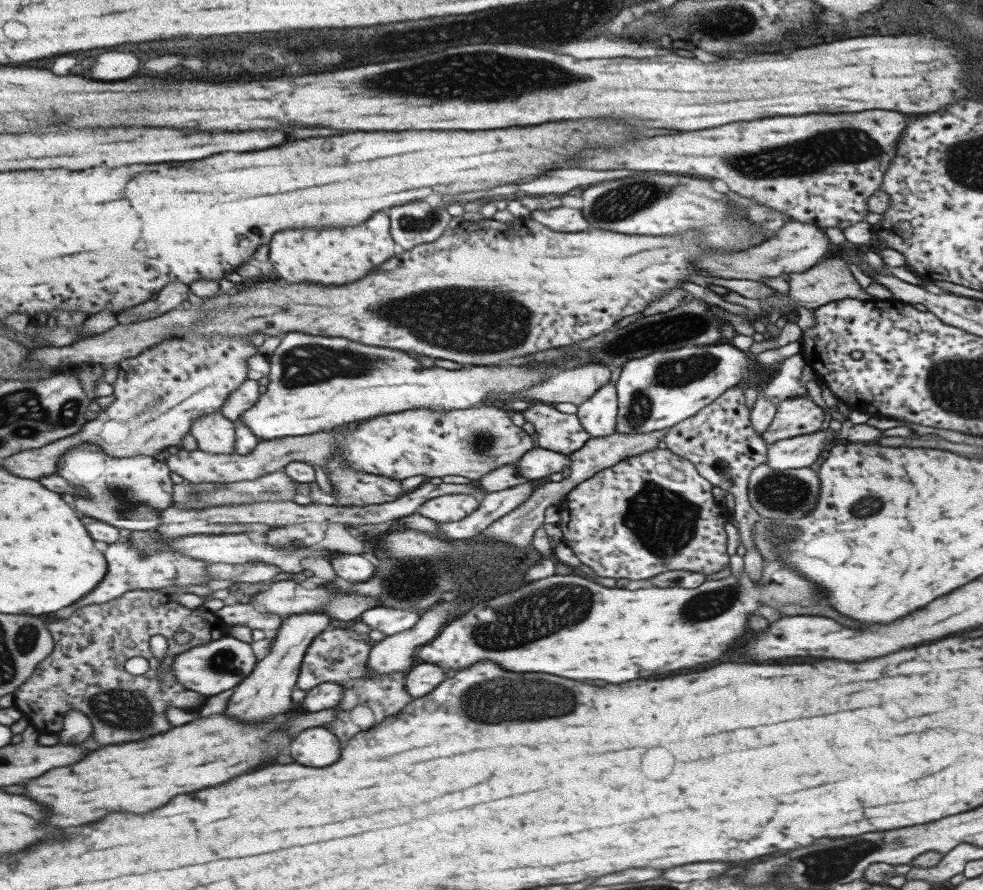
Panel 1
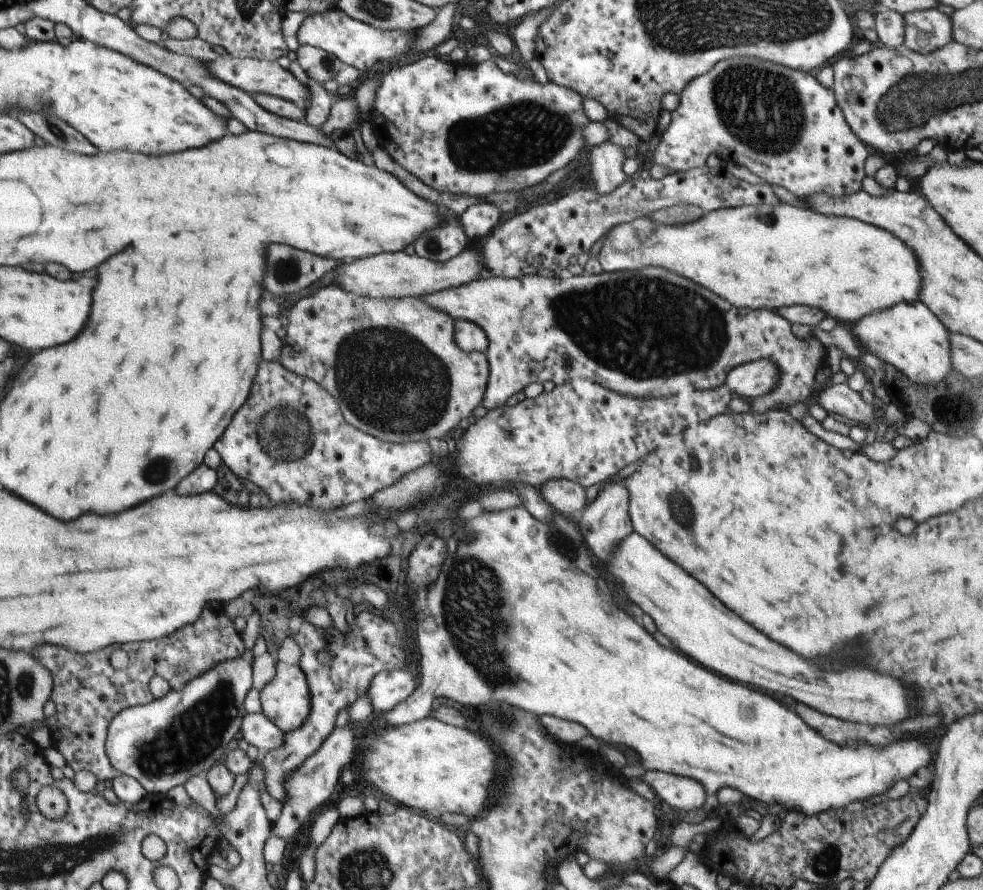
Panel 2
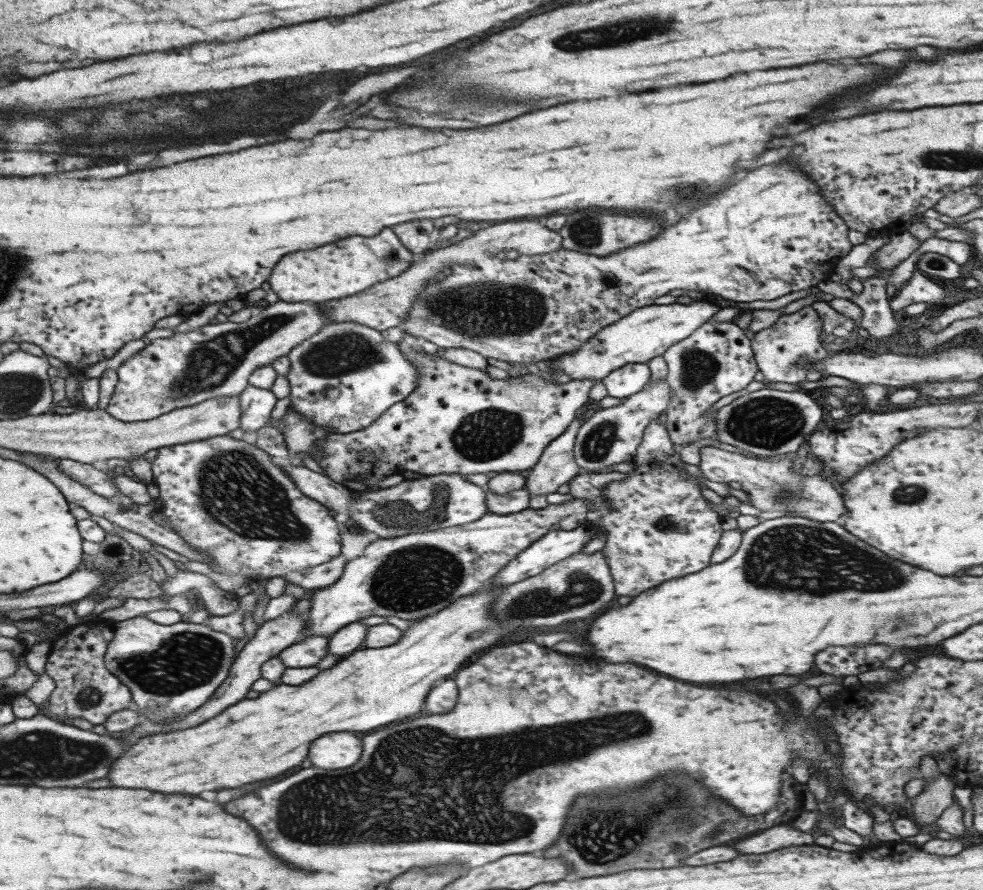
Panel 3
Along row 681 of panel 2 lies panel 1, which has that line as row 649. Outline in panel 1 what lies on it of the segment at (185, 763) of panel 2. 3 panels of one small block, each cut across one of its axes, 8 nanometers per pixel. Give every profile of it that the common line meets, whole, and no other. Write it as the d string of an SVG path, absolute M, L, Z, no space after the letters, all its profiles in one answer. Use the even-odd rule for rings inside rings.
M230 634L220 640L210 641L204 646L192 646L178 656L174 656L173 674L178 682L191 691L214 696L238 686L250 673L254 671L257 658L250 643L232 638Z

